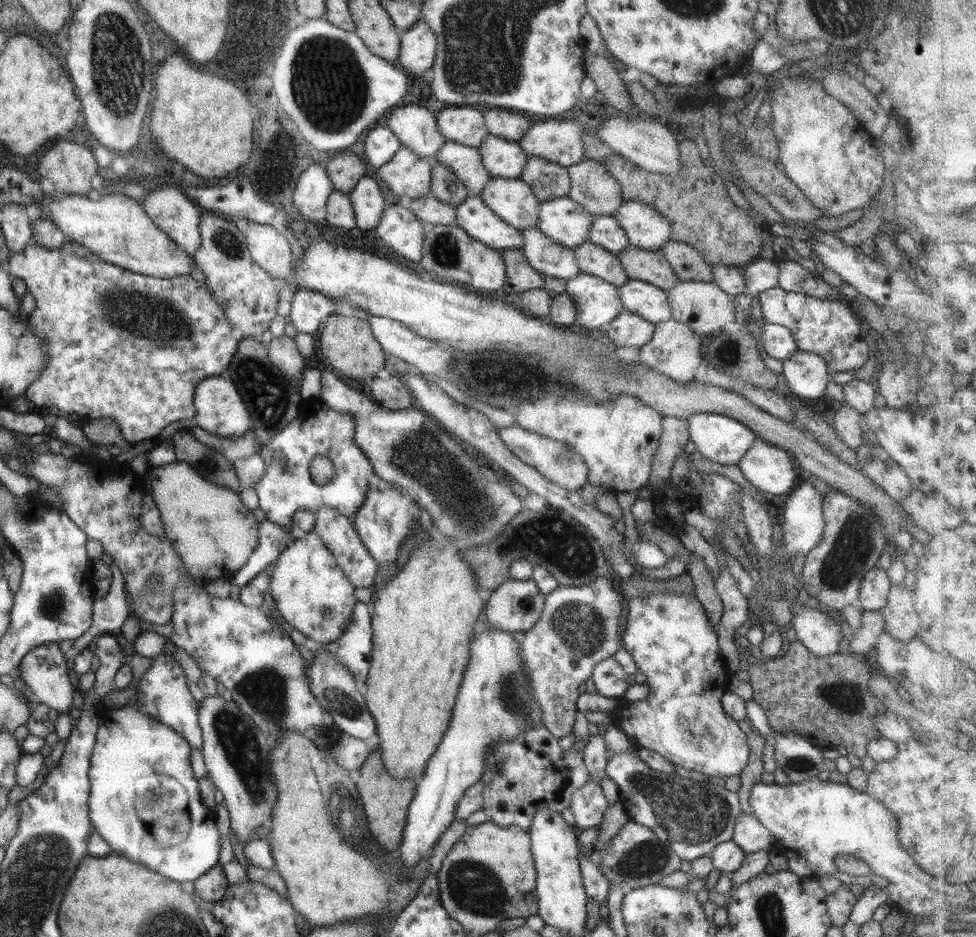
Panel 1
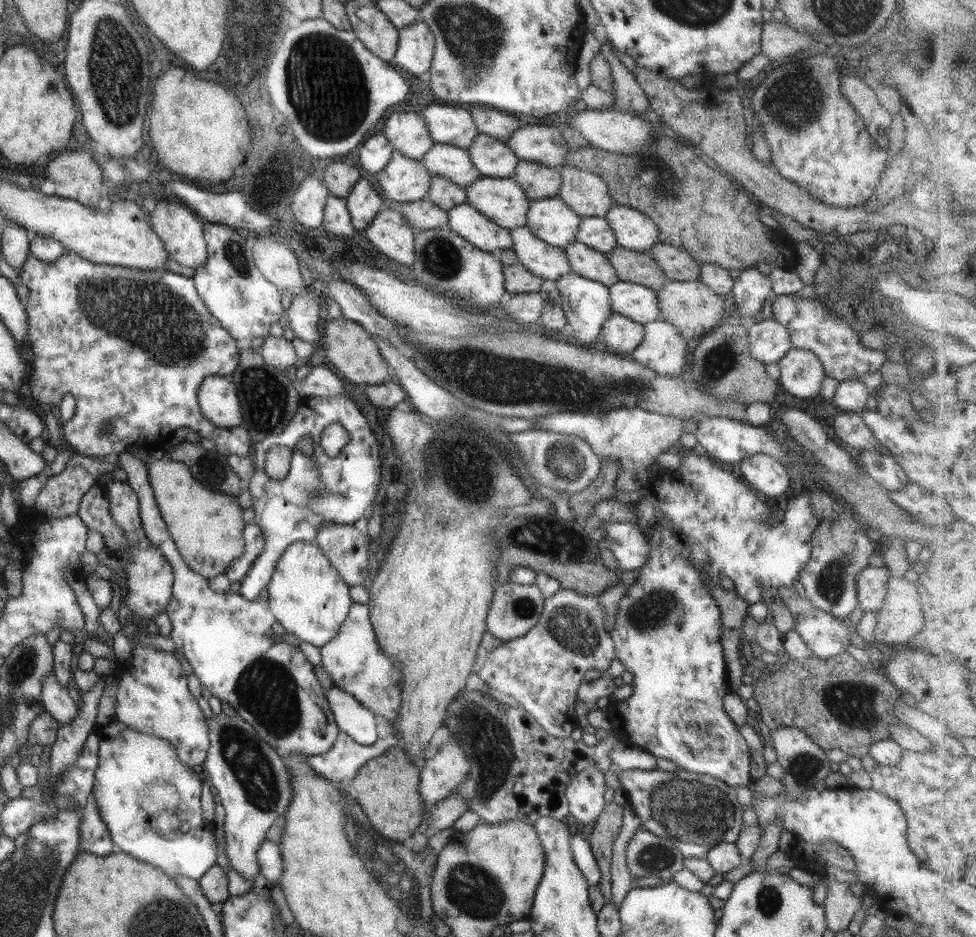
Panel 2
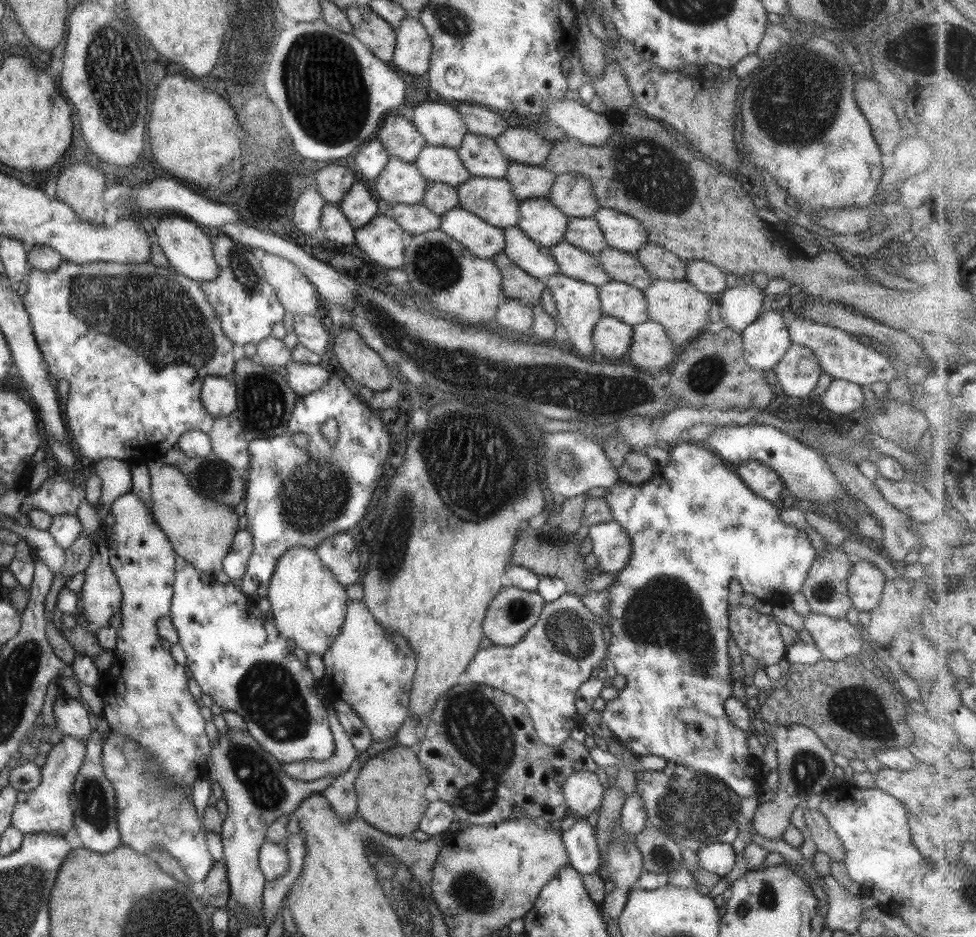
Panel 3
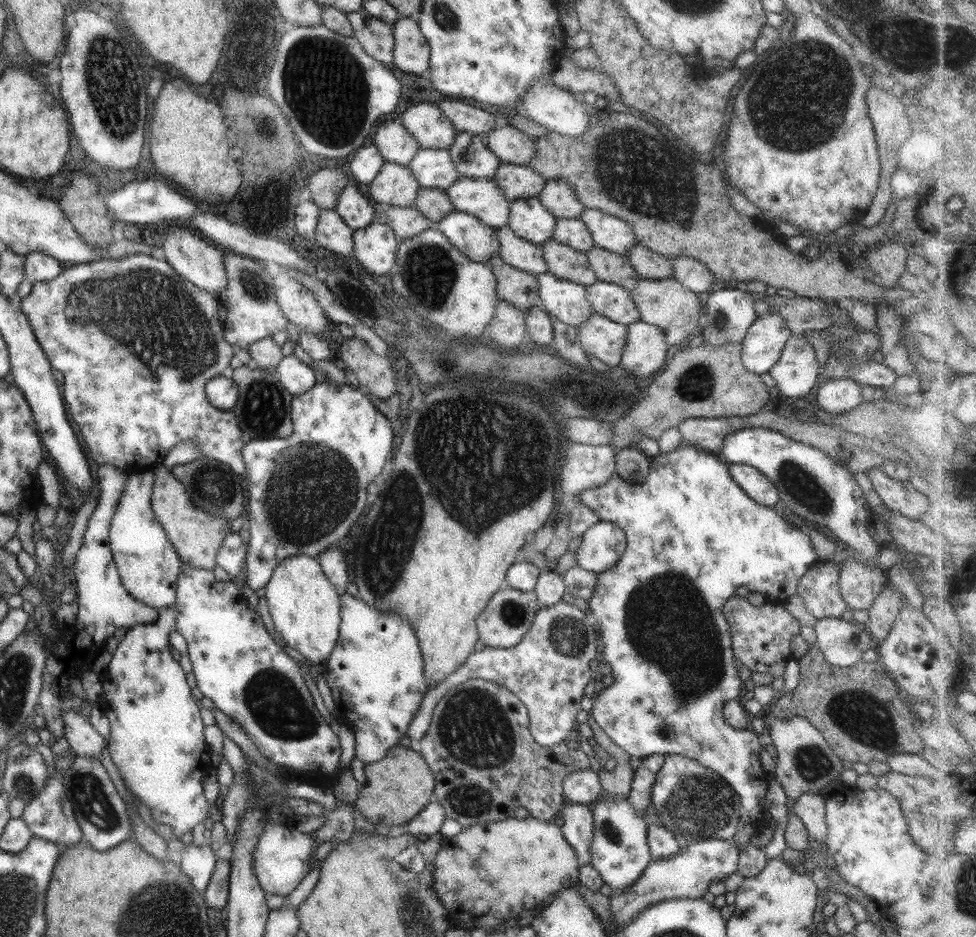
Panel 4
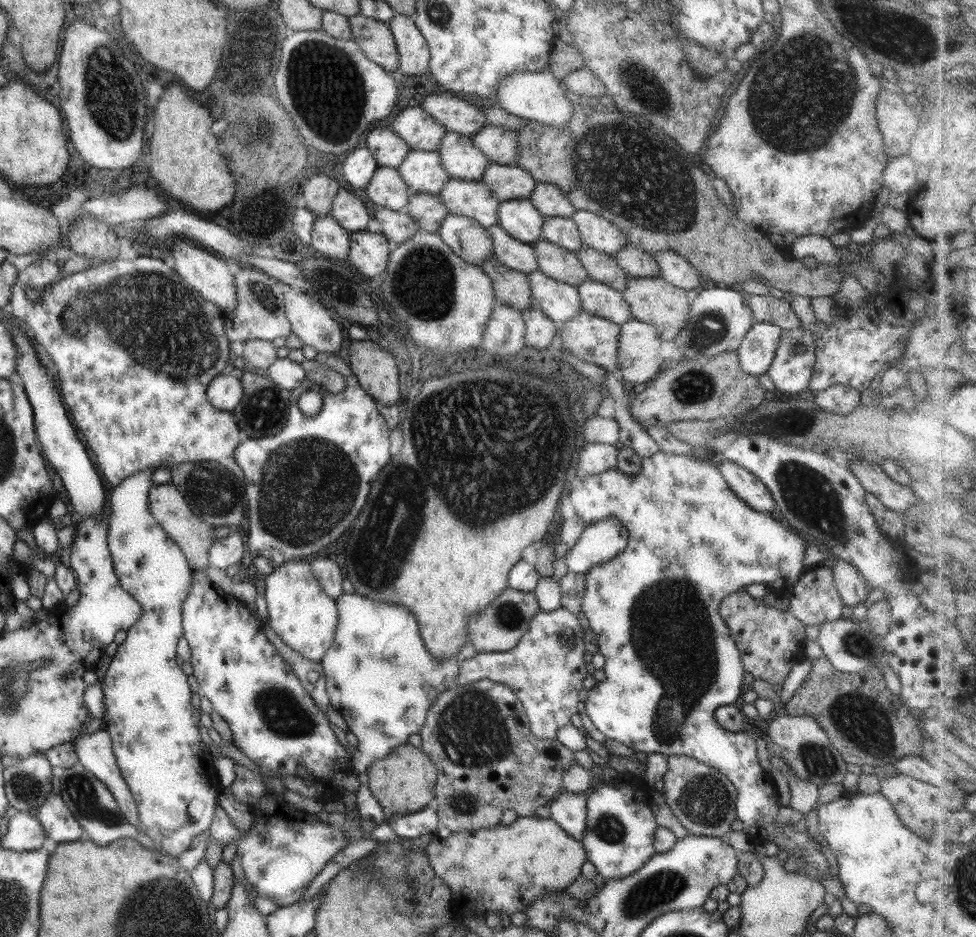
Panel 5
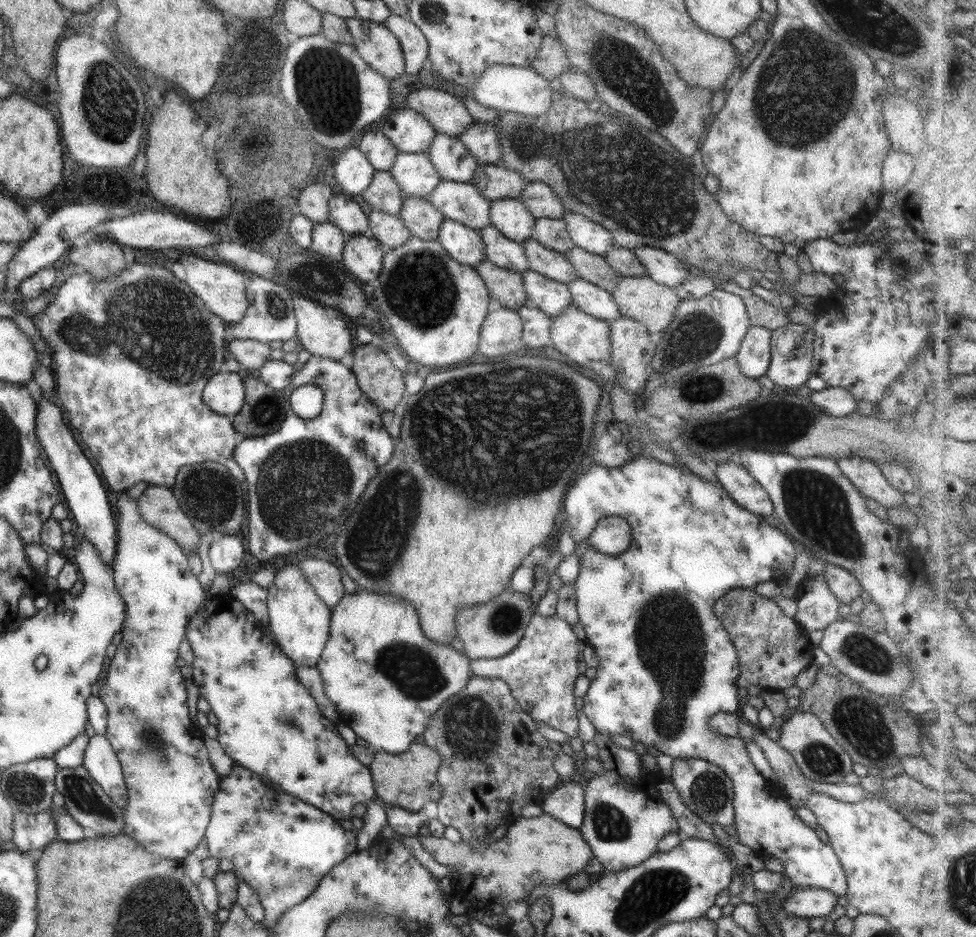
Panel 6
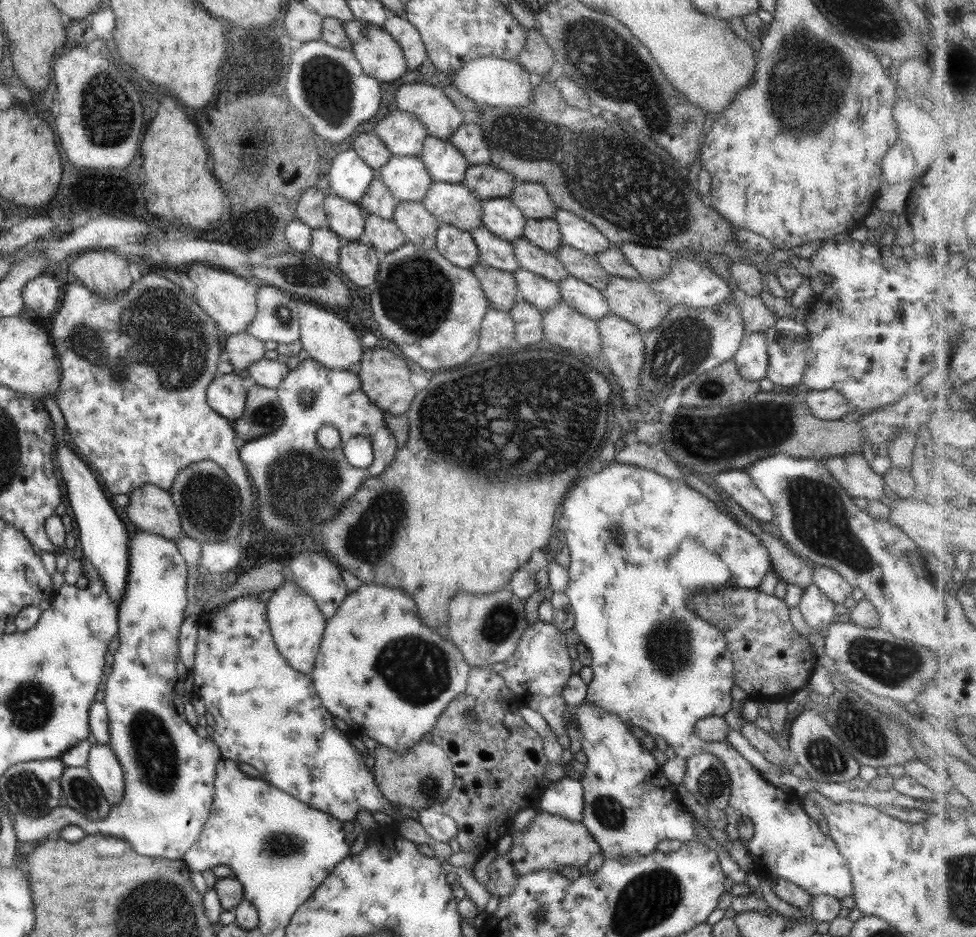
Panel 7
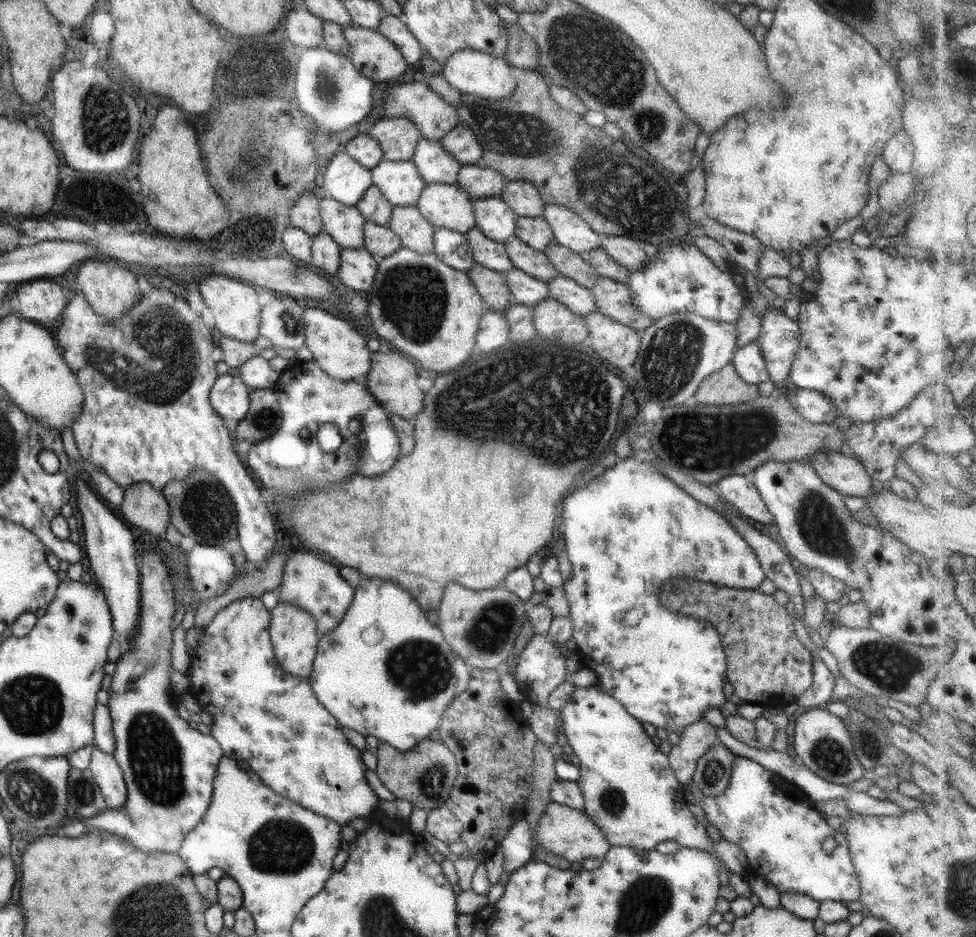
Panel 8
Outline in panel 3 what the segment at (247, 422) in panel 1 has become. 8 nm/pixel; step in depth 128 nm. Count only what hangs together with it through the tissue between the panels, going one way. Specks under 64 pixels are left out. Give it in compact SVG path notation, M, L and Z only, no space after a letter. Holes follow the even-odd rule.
M206 376L202 380L199 400L203 410L213 417L235 413L236 386L231 377Z

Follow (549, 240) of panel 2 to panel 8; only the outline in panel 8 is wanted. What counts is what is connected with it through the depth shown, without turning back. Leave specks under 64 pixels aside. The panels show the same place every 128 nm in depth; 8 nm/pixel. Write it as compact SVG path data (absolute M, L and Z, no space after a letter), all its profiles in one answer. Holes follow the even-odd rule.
M499 197L472 201L474 229L495 243L503 243L514 236L516 216Z

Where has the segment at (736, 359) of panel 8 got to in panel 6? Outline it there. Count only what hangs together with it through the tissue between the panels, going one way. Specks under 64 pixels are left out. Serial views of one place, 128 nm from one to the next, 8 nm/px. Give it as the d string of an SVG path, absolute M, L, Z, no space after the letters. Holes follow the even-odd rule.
M750 327L741 339L735 358L741 374L749 378L763 376L770 365L771 331L760 327Z

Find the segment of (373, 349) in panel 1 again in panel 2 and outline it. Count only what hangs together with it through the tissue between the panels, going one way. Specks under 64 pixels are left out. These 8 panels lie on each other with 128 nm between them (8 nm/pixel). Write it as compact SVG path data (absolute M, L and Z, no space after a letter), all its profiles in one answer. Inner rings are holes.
M340 317L336 320L328 318L323 321L323 344L326 359L333 364L342 375L342 379L353 384L383 384L389 379L387 374L388 364L381 356L379 348L377 348L370 334L365 332L361 326L355 322Z

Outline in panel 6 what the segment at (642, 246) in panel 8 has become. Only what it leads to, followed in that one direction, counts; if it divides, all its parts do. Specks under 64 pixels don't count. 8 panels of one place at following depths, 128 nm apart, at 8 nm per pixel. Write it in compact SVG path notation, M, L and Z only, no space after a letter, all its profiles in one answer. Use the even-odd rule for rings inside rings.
M641 247L635 248L631 252L641 266L647 270L647 277L657 284L672 289L689 275L690 269L683 262L677 261L677 258L665 252L665 248Z

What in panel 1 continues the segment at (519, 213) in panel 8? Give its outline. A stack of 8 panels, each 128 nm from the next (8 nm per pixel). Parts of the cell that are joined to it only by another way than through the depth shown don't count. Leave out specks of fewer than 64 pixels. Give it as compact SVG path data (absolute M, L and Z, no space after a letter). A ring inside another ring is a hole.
M584 158L566 167L570 179L568 197L591 216L613 216L623 204L620 187L600 161Z

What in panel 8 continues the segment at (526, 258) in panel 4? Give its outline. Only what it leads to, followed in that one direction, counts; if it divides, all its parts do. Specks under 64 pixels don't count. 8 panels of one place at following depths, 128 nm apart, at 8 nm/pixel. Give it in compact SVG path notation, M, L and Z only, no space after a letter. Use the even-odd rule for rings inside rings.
M475 229L465 232L465 237L474 263L497 273L513 269L502 243L492 242Z

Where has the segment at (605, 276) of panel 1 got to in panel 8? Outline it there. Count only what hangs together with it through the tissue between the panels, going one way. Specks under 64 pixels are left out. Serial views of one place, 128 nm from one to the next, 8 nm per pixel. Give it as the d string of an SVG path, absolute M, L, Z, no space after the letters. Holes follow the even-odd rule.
M511 236L502 244L513 268L525 272L535 280L546 283L559 274L543 252L532 250L525 243L520 242L517 237Z

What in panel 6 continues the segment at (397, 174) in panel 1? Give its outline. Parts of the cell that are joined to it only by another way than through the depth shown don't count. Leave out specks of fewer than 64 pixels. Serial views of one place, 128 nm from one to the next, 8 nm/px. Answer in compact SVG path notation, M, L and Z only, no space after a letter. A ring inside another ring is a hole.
M375 171L371 183L360 195L372 211L397 216L404 197L387 171Z

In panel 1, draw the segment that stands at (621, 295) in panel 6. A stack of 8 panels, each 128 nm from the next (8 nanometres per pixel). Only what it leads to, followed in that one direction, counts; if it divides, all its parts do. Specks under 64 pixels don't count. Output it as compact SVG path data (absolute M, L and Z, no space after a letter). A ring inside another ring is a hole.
M677 281L666 290L667 302L671 308L671 319L685 324L695 335L718 334L721 327L738 319L735 315L733 295L723 292L712 282Z

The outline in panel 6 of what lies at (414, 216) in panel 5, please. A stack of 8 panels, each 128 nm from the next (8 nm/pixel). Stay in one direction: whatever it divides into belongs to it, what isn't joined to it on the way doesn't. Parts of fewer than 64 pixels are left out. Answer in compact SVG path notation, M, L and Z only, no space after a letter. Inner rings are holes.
M405 197L398 213L404 228L411 232L411 237L421 240L436 240L443 216L431 207L426 200Z

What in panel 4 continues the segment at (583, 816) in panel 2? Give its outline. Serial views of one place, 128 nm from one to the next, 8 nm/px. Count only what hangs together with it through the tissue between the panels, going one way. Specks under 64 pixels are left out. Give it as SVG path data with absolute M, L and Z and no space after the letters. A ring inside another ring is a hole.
M587 768L574 773L567 773L562 780L562 795L566 802L573 804L595 804L602 797L598 773Z

